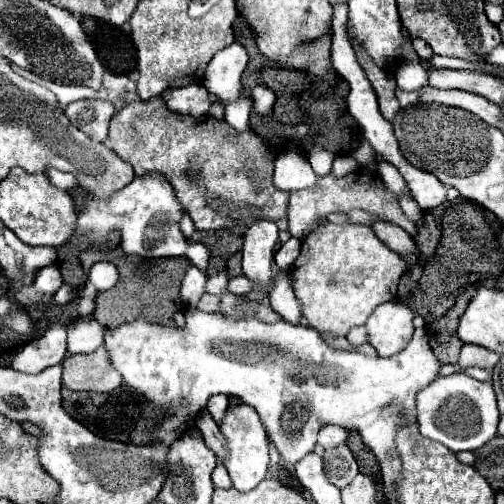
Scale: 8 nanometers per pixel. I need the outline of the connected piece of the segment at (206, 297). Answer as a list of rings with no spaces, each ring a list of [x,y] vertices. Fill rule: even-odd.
[[[204,293],[202,295],[202,299],[198,301],[198,309],[202,309],[202,311],[207,313],[217,312],[220,305],[220,299],[216,297],[216,295],[210,295],[210,293]]]

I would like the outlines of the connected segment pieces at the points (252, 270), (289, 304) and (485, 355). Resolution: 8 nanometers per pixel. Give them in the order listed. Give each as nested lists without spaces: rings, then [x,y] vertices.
[[[258,221],[244,235],[242,269],[248,279],[266,283],[272,279],[274,247],[278,243],[278,227],[274,221]]]
[[[278,273],[278,275],[274,277],[274,287],[272,287],[268,299],[270,299],[272,309],[274,309],[284,321],[294,323],[294,325],[300,323],[300,319],[302,319],[302,305],[298,303],[298,299],[296,299],[296,295],[294,295],[294,289],[290,287],[288,279],[286,279],[282,273]]]
[[[464,345],[460,353],[460,365],[466,367],[482,367],[482,369],[492,369],[500,361],[500,355],[494,351],[486,351],[480,345]]]

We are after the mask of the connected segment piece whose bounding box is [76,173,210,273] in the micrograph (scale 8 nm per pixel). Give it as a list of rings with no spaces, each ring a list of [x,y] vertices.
[[[156,173],[134,177],[130,185],[116,191],[108,199],[90,197],[88,205],[80,211],[76,219],[76,233],[88,235],[94,241],[104,241],[104,235],[110,231],[120,231],[122,235],[122,251],[126,255],[140,255],[140,257],[168,257],[168,255],[182,255],[188,257],[202,273],[208,271],[210,251],[202,243],[188,243],[178,227],[182,217],[182,207],[176,201],[172,185]]]

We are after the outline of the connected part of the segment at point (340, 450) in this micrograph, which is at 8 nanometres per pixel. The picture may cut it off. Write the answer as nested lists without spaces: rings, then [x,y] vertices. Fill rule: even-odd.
[[[338,445],[324,451],[324,471],[332,485],[344,489],[358,473],[358,463],[348,445]]]

